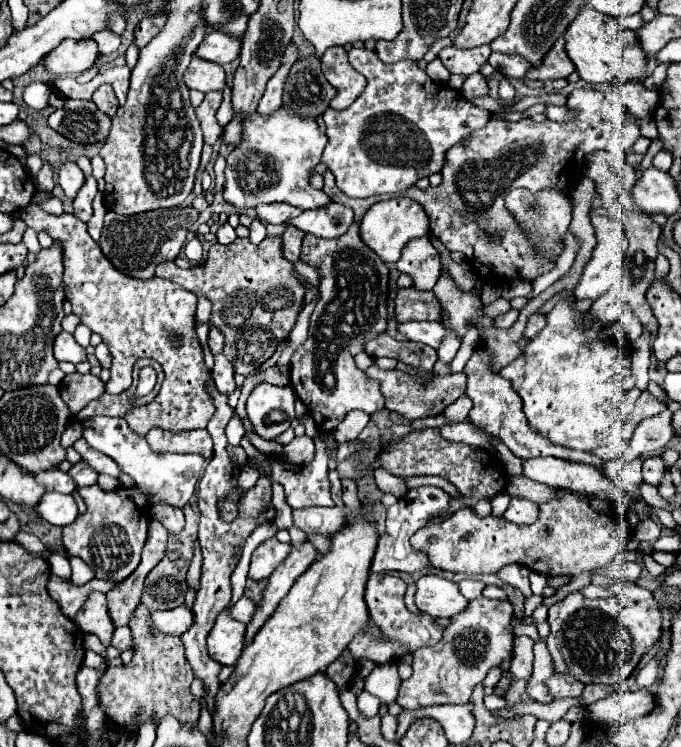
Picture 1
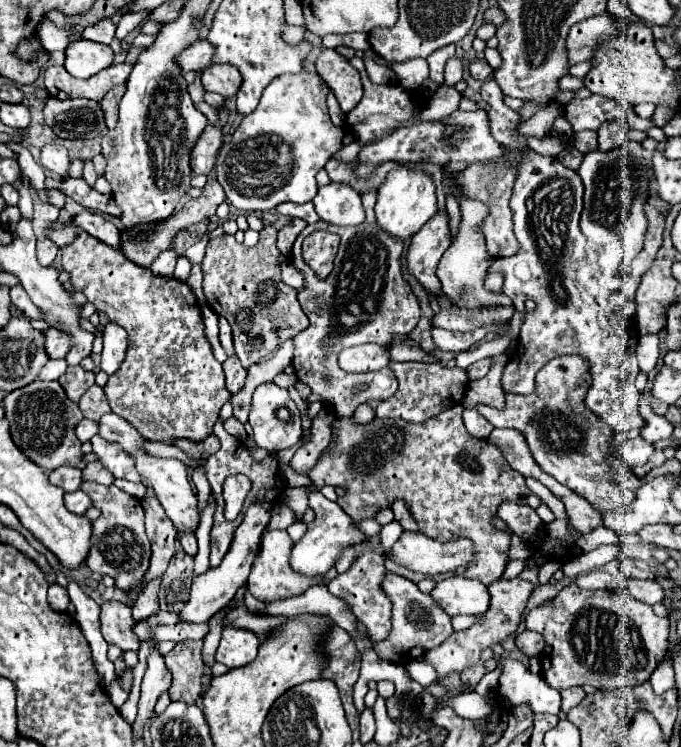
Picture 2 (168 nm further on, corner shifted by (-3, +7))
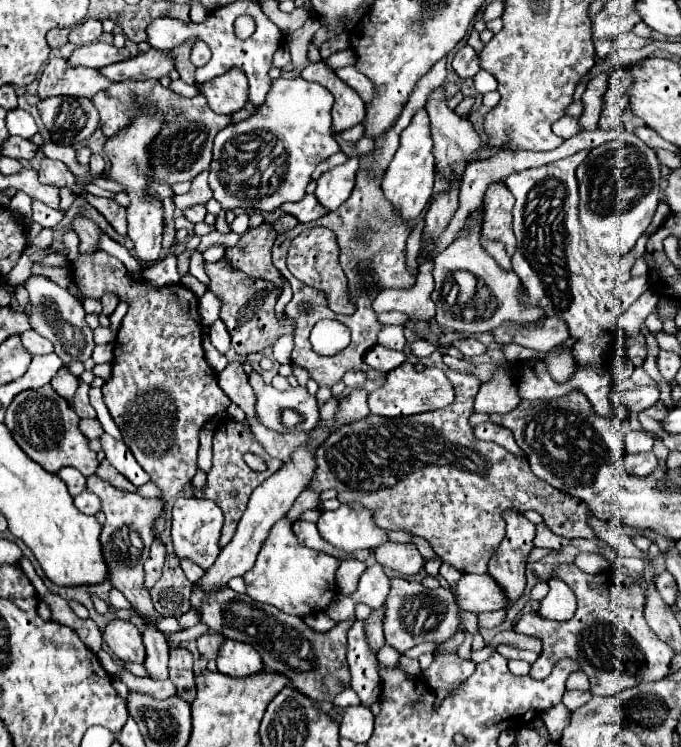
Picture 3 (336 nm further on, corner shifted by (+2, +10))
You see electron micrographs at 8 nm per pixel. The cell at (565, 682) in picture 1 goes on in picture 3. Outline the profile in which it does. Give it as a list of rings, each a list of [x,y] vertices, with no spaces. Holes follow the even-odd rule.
[[[567,690],[563,694],[563,704],[569,708],[569,710],[575,710],[579,706],[583,706],[587,700],[589,700],[591,692],[583,692],[583,690]]]

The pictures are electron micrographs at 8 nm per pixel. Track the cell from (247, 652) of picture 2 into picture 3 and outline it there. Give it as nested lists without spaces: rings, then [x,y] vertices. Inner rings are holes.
[[[223,640],[219,648],[219,656],[217,656],[217,668],[221,674],[245,678],[245,676],[261,672],[265,666],[257,650],[253,650],[253,646],[245,642]]]

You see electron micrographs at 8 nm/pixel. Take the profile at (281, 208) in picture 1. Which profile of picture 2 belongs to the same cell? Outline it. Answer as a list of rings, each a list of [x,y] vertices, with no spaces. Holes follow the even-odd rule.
[[[282,203],[276,207],[276,211],[280,215],[288,215],[288,217],[300,217],[306,223],[316,223],[320,217],[314,211],[312,203],[304,203],[304,205],[294,205],[294,203]]]

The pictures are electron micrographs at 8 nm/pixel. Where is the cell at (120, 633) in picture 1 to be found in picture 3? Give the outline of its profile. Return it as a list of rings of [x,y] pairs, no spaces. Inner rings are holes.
[[[229,586],[217,592],[197,592],[191,594],[191,608],[199,612],[199,622],[211,632],[225,638],[251,644],[265,662],[267,670],[275,670],[291,678],[291,684],[317,702],[333,702],[349,686],[349,666],[345,662],[347,654],[347,630],[353,622],[341,622],[329,632],[315,632],[303,618],[283,614],[275,606],[257,602],[247,594],[239,594]]]

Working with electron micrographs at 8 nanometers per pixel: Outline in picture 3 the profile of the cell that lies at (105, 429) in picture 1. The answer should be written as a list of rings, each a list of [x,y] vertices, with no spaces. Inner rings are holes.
[[[179,496],[171,510],[171,538],[175,546],[175,554],[179,558],[191,558],[203,570],[207,570],[215,558],[219,556],[219,534],[223,526],[223,514],[213,500],[195,498],[195,496]]]

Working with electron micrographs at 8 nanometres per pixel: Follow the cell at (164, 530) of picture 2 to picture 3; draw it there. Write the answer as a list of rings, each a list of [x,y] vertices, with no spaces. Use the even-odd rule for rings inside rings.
[[[103,250],[79,254],[71,266],[73,282],[85,290],[87,298],[115,294],[127,302],[129,310],[117,332],[113,348],[113,374],[103,384],[103,400],[123,432],[139,466],[161,490],[163,512],[155,528],[155,540],[161,540],[167,522],[167,502],[173,500],[185,482],[197,472],[197,450],[201,428],[217,414],[229,408],[229,398],[217,384],[217,376],[207,366],[201,348],[203,324],[197,310],[197,296],[183,284],[153,286],[145,278],[129,276],[123,262]]]

